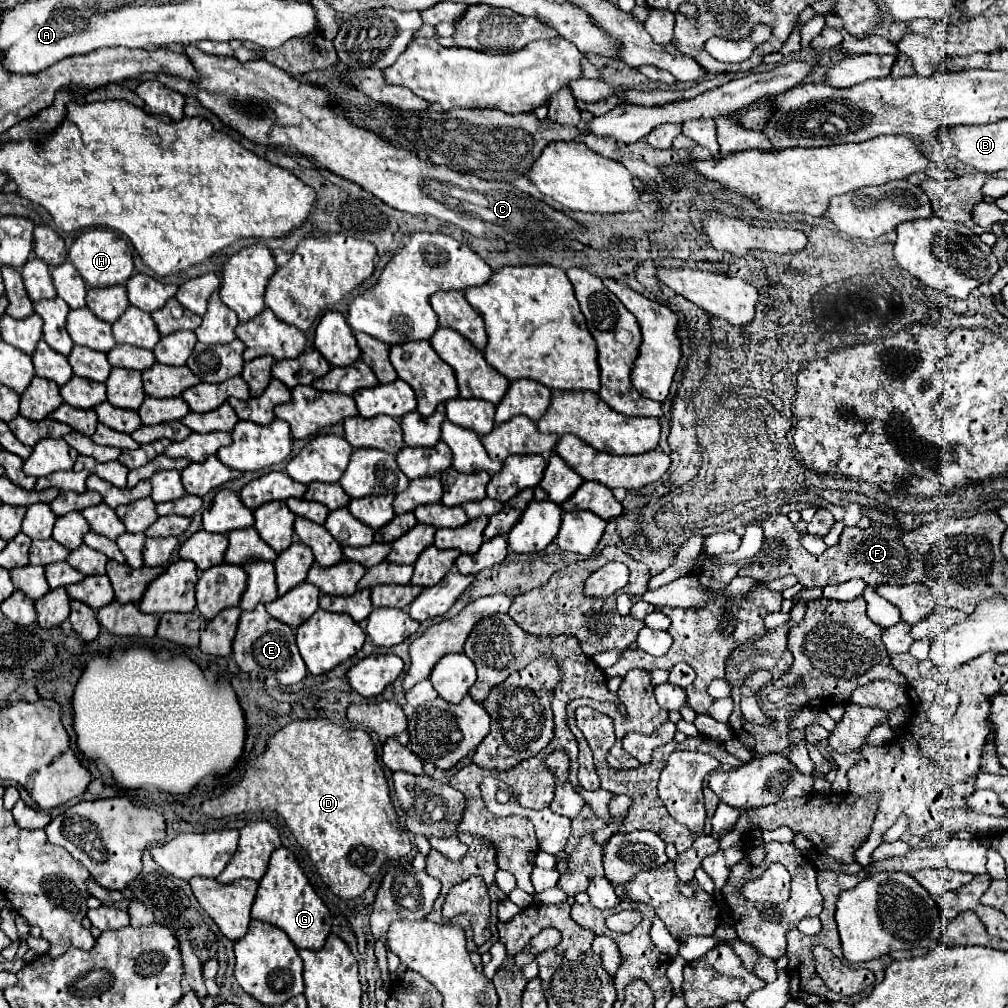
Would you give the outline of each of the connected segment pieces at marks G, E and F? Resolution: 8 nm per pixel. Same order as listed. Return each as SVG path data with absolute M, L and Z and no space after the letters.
M279 847L273 851L269 869L267 869L265 877L259 881L251 917L277 925L279 929L283 929L289 935L289 939L299 949L313 949L313 951L321 949L331 931L331 913L329 913L327 905L313 891L311 883L305 877L301 865L297 863L293 851L289 851L287 847Z
M257 605L253 611L241 611L241 617L239 617L239 625L237 625L237 635L233 639L233 657L237 661L237 665L251 673L261 673L265 677L275 677L279 683L283 685L291 685L291 683L299 683L305 675L307 675L307 667L299 655L299 649L295 645L295 633L291 627L287 627L285 623L273 619L267 611L265 611L265 605Z
M769 515L761 523L761 527L766 539L785 541L789 555L787 555L783 565L761 568L761 563L751 563L739 571L741 577L753 577L759 583L767 583L767 581L773 581L773 579L785 577L785 575L797 575L797 579L803 587L839 585L839 583L845 583L849 579L863 579L867 585L875 587L879 583L889 583L889 579L893 579L893 575L905 575L905 571L909 567L907 549L901 543L901 535L903 535L901 527L883 525L883 523L877 523L877 525L871 523L867 529L845 527L841 537L839 537L839 543L835 547L827 547L825 553L819 557L815 557L803 549L800 533L793 529L793 523L785 515Z

